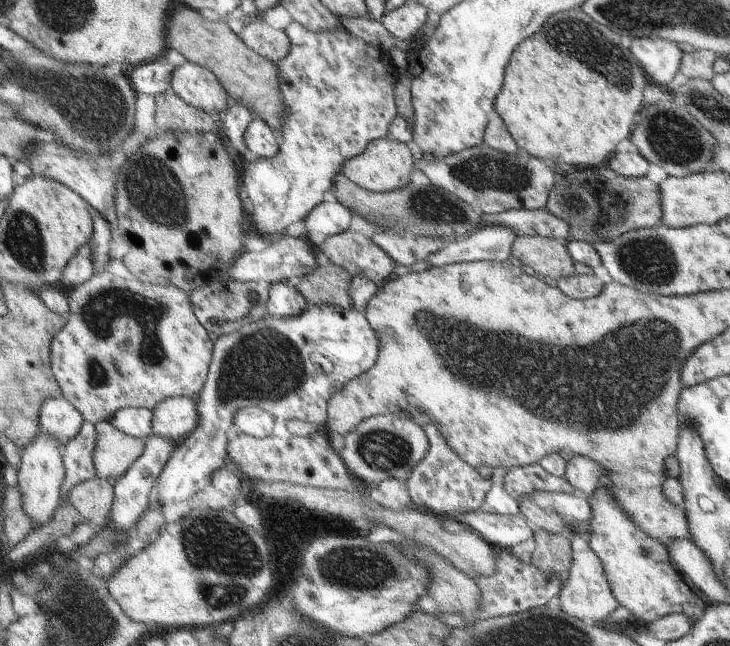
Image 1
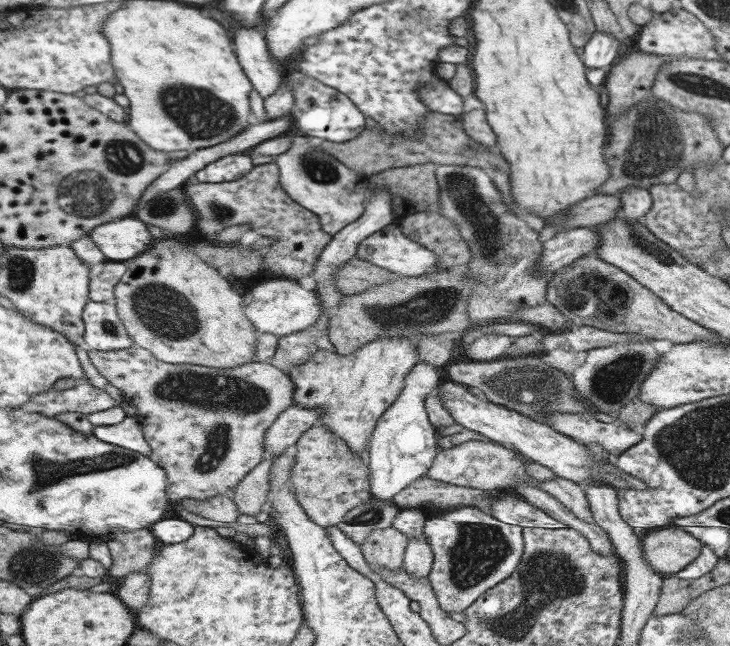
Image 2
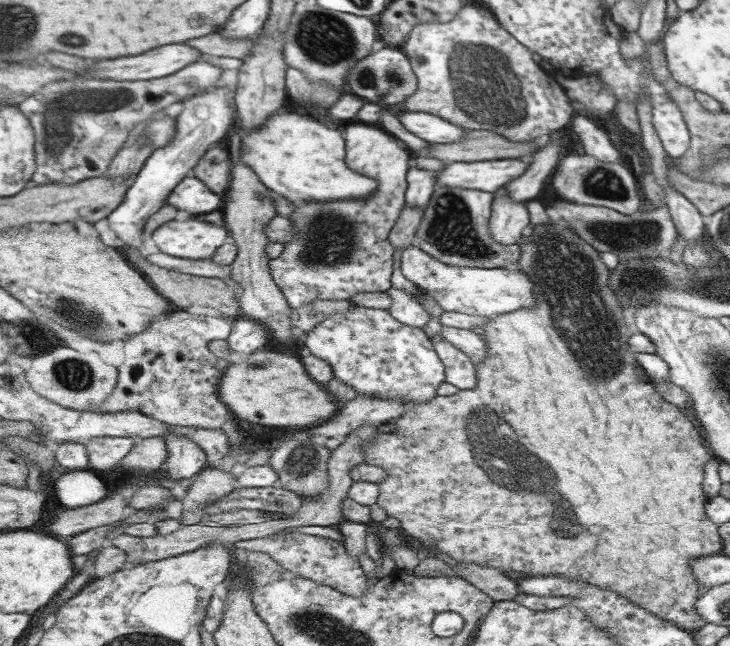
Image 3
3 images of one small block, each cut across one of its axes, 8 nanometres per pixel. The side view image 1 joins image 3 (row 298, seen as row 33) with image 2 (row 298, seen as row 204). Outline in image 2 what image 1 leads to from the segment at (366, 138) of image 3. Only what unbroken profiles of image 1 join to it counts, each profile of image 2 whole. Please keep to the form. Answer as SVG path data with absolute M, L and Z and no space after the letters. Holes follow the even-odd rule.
M289 279L264 280L247 292L247 297L245 314L252 325L259 332L274 334L277 337L304 330L322 314L321 305L314 290L305 290L297 282Z

